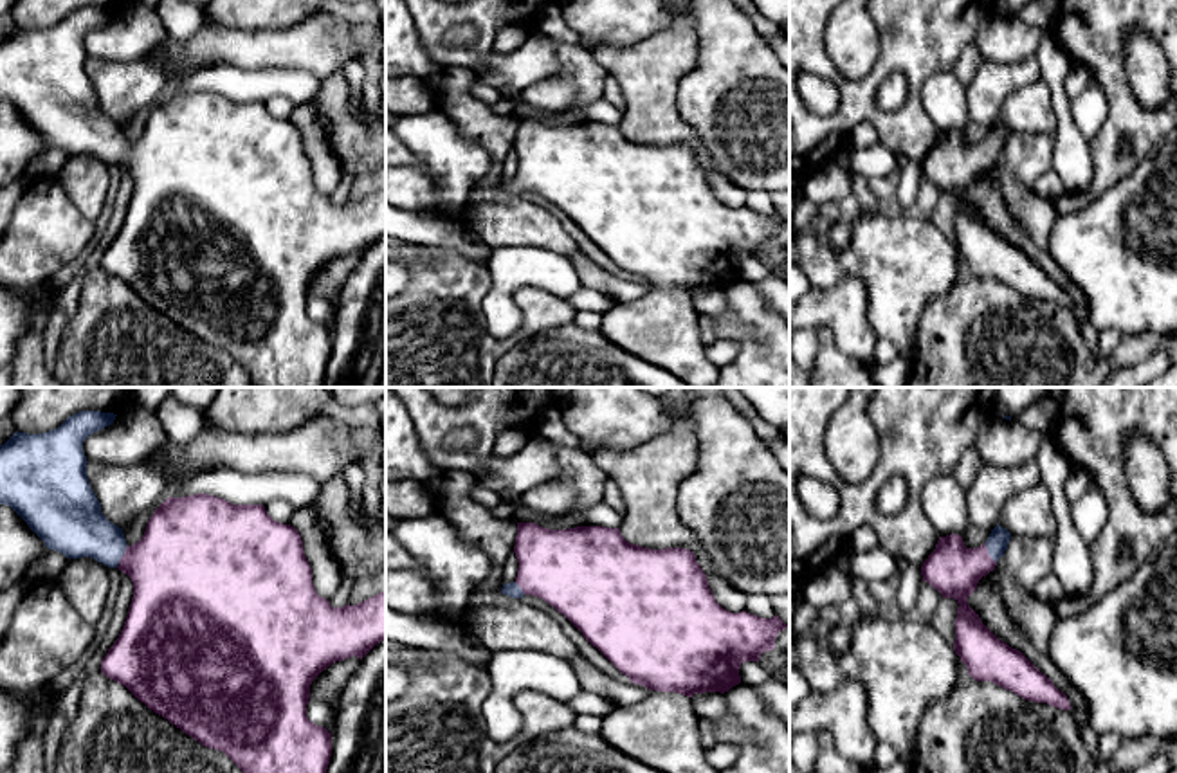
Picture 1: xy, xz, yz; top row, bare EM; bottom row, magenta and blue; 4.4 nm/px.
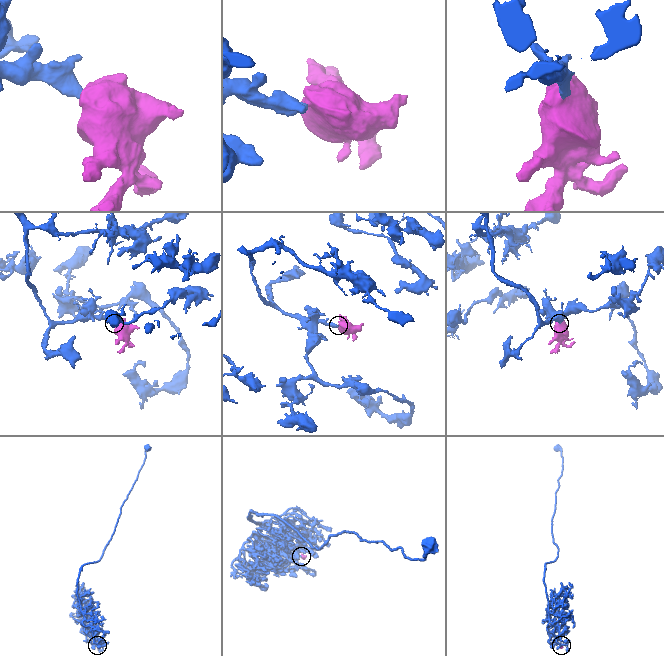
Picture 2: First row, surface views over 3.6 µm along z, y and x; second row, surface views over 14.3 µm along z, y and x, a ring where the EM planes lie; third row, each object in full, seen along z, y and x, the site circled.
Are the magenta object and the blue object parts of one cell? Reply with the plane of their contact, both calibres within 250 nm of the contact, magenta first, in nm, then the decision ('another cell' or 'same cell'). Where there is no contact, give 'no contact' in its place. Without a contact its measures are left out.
xy | 420/260 nm | same cell

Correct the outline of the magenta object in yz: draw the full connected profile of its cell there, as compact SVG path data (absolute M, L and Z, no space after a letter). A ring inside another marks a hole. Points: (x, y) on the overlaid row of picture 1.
M995 526L979 548L966 548L957 533L939 537L935 550L921 566L923 580L943 598L959 604L953 650L977 681L991 681L1017 696L1071 710L1071 703L1053 681L1042 674L1020 650L999 640L968 605L968 596L982 577L995 569L1008 550L1011 533Z

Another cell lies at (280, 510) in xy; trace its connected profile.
M281 499L270 501L269 505L265 505L265 510L274 521L281 524L288 524L290 517L296 512L296 508L290 503Z

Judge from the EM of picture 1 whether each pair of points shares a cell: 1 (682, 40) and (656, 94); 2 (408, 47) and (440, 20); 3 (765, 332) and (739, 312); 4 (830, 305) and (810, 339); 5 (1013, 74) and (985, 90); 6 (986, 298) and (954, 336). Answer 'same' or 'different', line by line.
1: same
2: different
3: same
4: different
5: same
6: same

